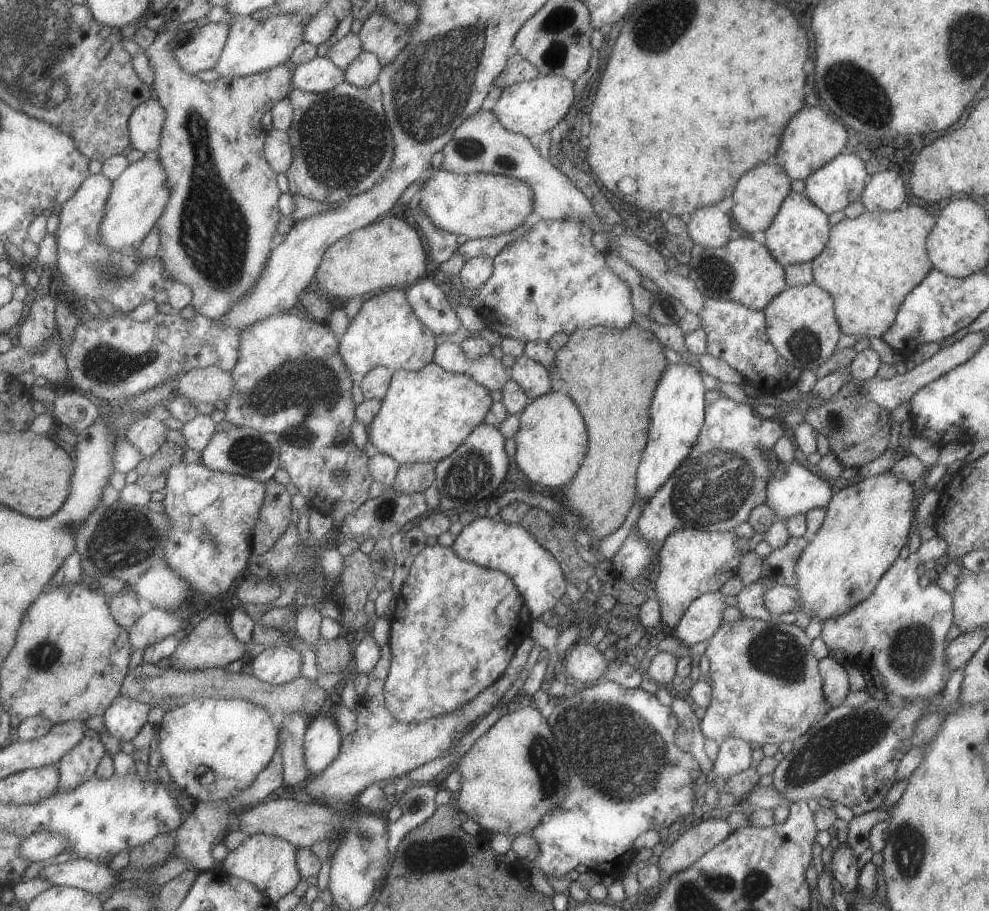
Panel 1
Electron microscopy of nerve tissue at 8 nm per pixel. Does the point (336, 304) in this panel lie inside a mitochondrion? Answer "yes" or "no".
no

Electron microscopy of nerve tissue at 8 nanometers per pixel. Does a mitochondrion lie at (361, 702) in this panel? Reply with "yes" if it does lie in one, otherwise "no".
no

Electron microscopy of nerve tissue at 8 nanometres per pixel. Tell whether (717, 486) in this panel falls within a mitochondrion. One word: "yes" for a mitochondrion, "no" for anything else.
yes

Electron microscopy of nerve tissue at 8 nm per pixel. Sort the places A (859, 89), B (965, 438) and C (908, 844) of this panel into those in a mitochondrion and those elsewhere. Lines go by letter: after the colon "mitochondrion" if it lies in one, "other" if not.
A: mitochondrion
B: other
C: mitochondrion

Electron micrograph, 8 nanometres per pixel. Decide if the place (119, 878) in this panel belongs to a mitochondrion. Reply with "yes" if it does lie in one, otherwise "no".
no

